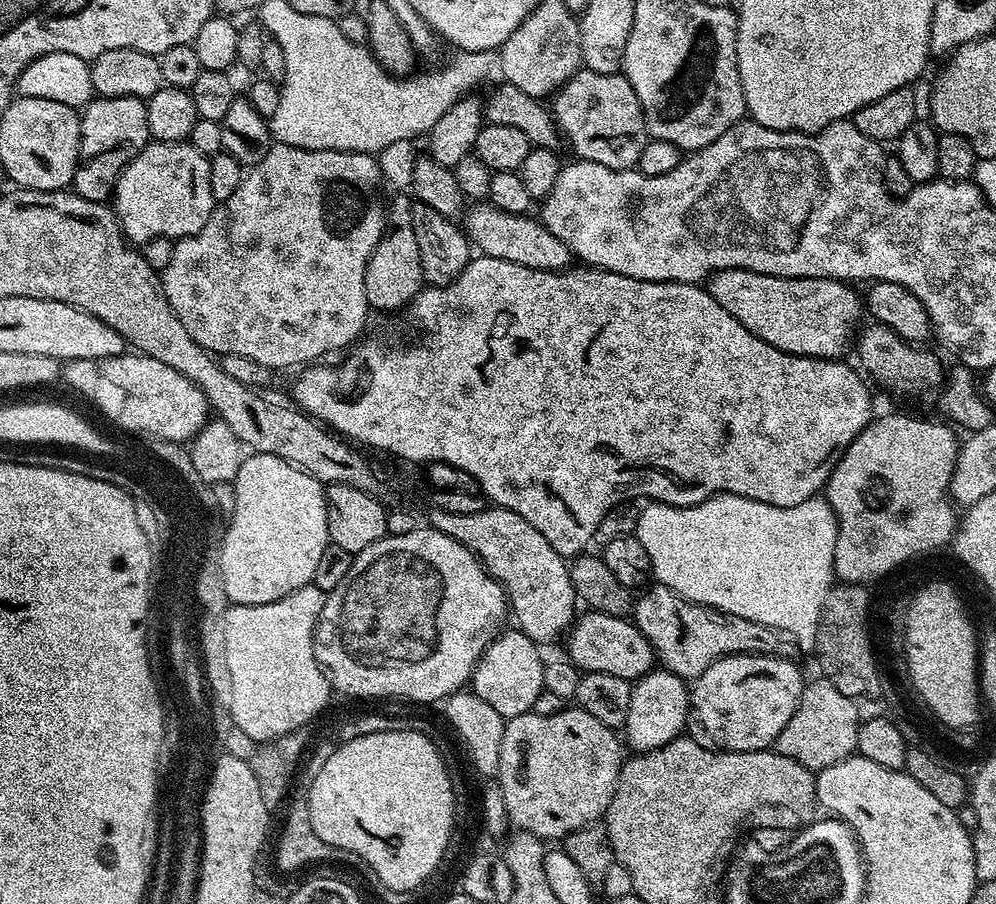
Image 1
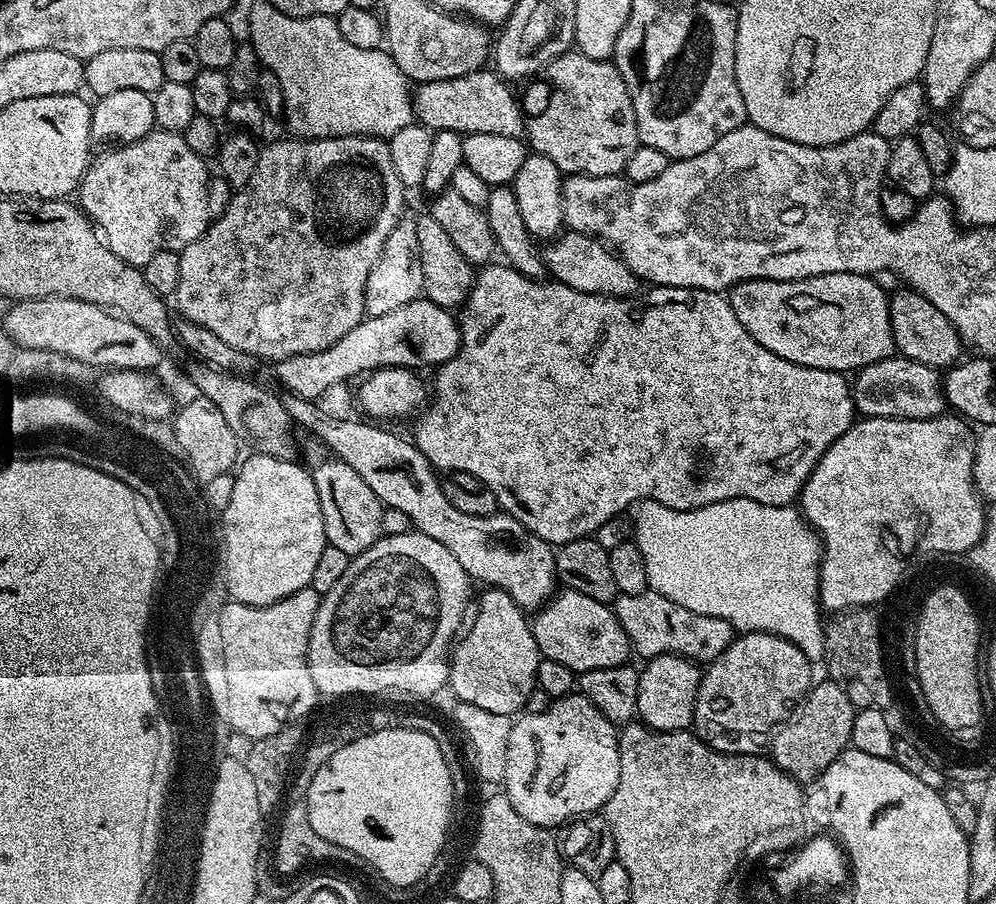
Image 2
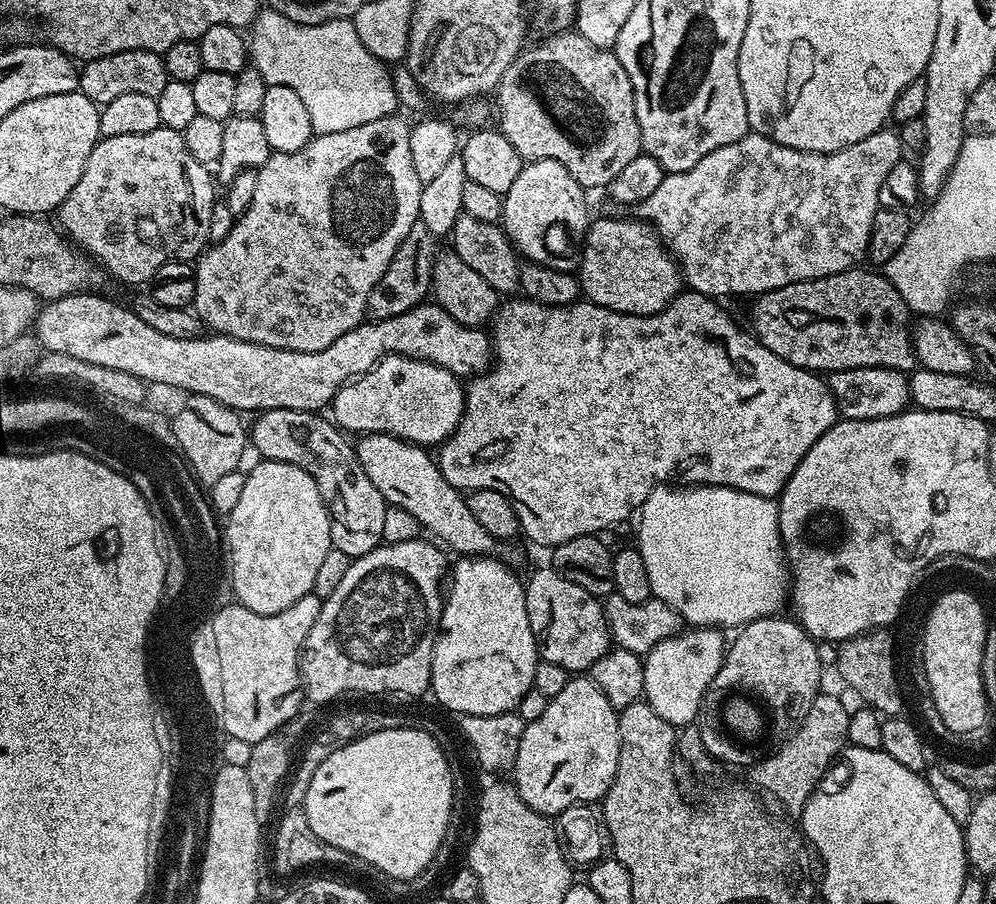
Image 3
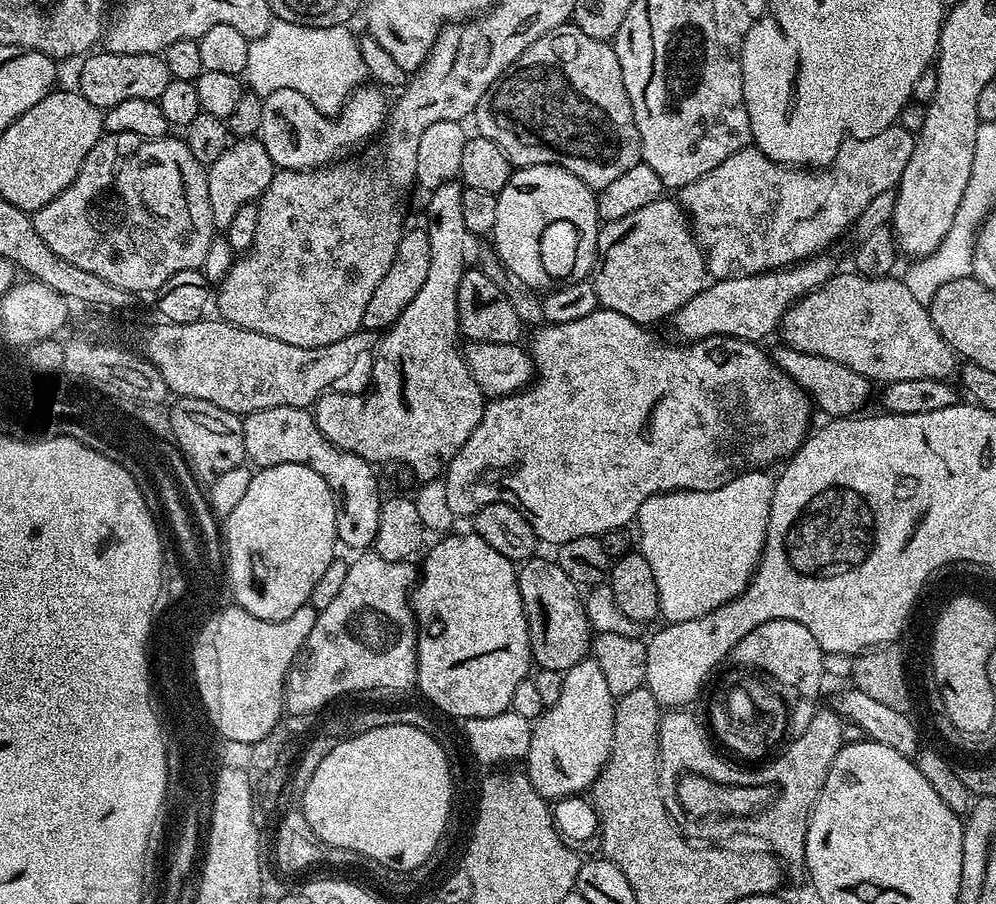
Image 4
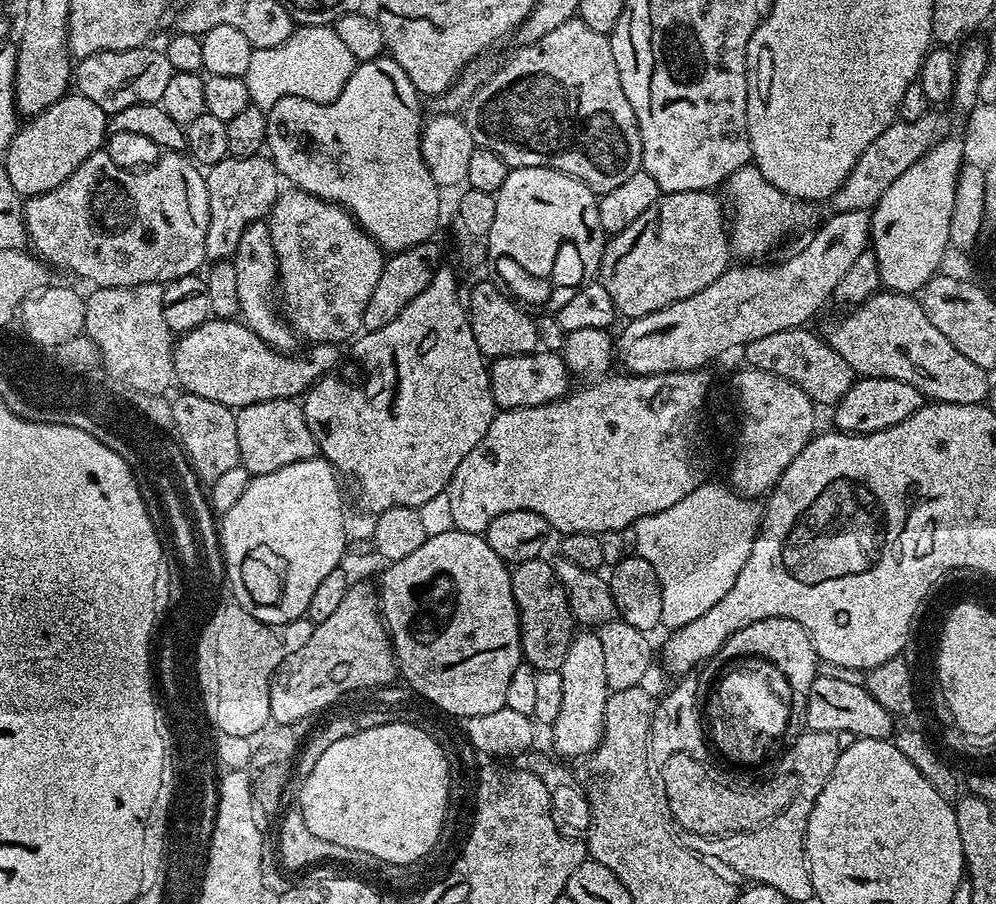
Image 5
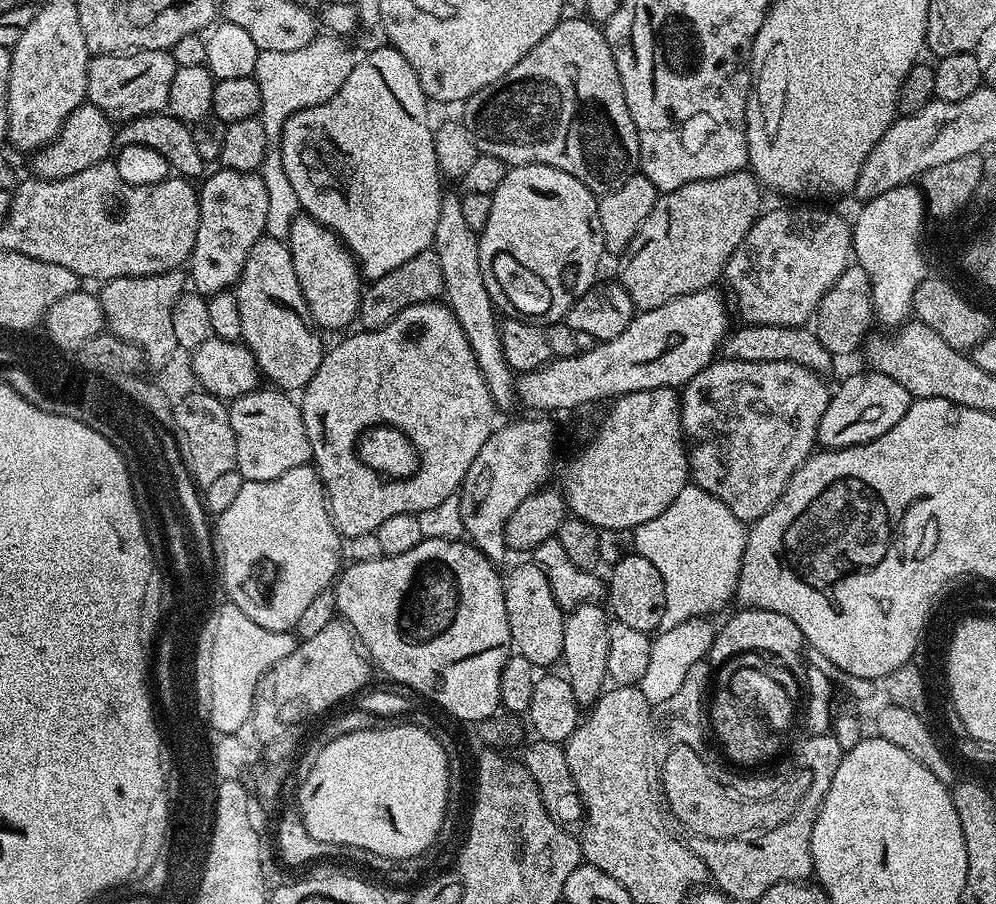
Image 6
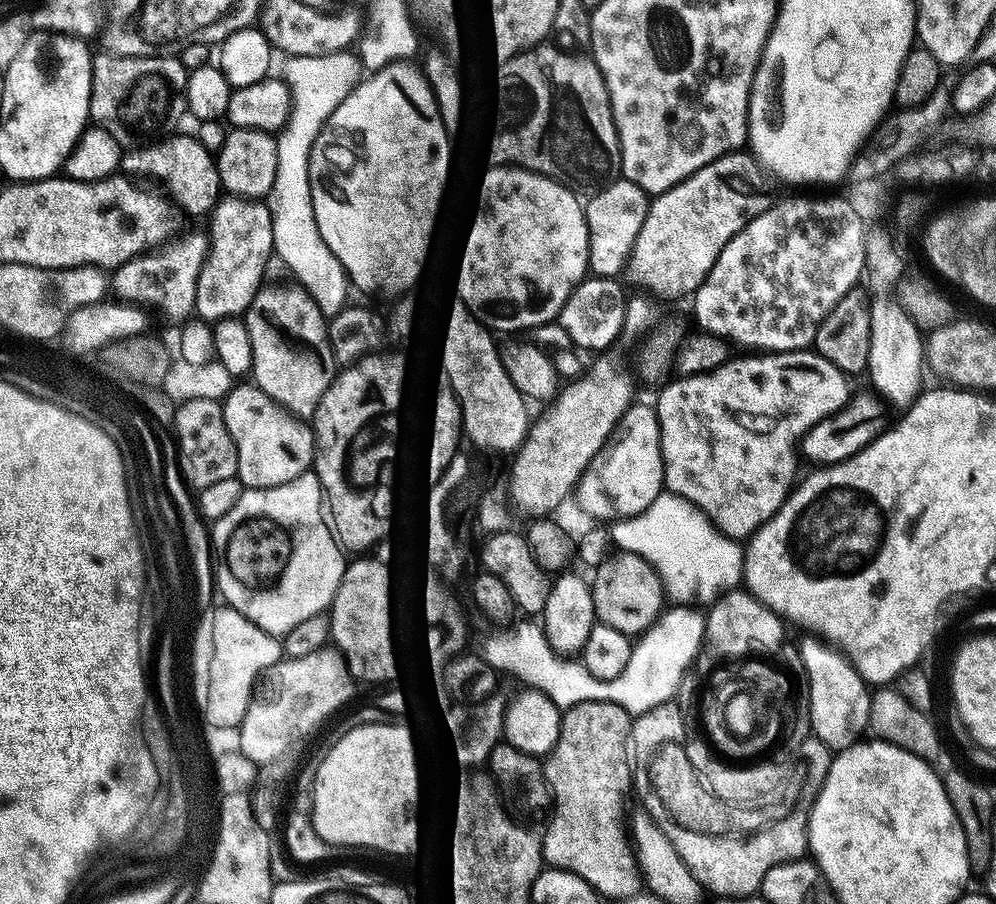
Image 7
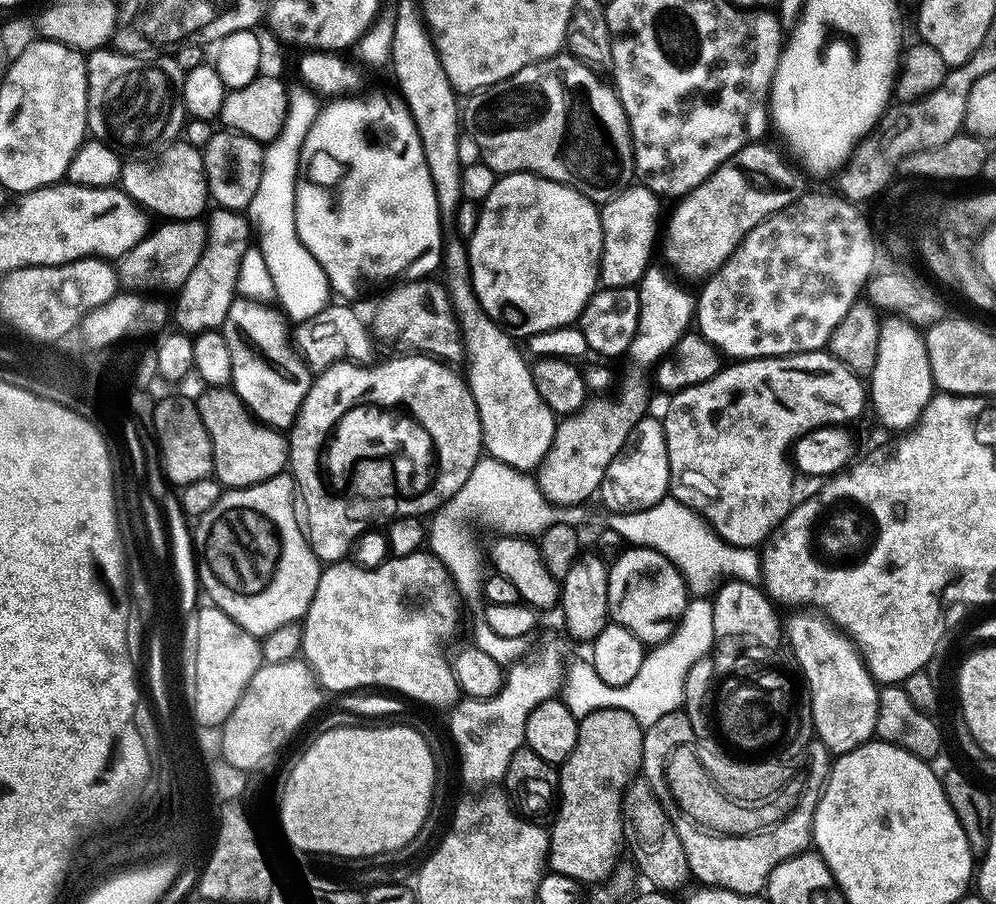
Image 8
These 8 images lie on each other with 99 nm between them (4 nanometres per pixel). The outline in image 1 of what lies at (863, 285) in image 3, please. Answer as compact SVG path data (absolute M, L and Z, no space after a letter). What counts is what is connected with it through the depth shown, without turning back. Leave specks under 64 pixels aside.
M727 268L713 272L706 287L710 298L714 298L726 314L734 314L750 334L762 338L771 348L795 356L839 360L847 348L849 351L861 323L861 293L859 296L851 283L842 280L771 276L745 268Z

